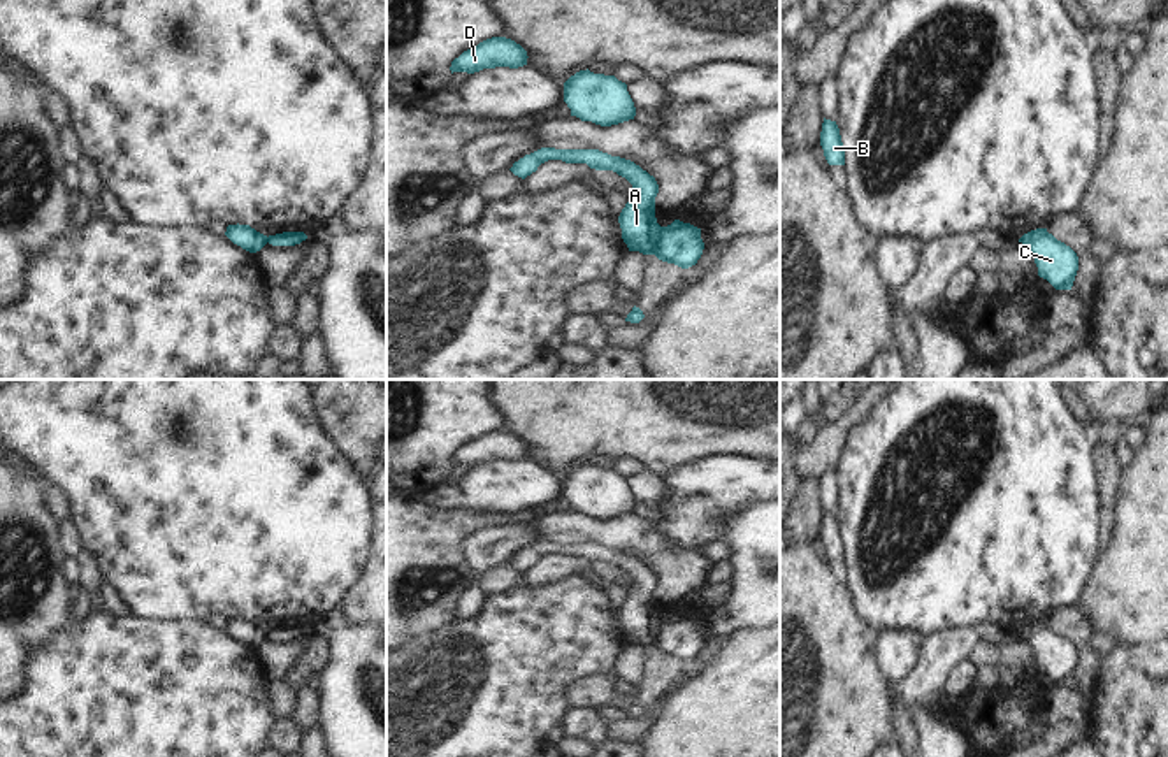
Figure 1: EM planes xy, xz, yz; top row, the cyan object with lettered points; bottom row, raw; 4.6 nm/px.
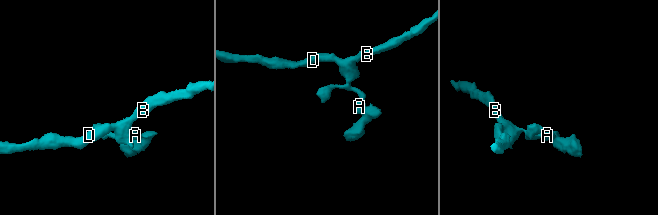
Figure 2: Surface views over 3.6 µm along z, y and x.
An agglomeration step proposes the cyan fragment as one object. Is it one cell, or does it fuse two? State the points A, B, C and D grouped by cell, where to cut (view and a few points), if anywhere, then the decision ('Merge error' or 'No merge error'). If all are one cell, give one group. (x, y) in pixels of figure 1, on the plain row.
Groups: A B D / C. Split along xz (663, 620), (657, 638), (650, 647). Merge error

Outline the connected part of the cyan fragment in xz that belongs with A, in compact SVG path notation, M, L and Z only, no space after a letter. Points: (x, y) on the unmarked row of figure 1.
M541 541L530 548L525 548L509 562L515 569L525 573L537 560L548 553L562 553L566 557L587 557L595 564L613 564L625 571L634 581L634 594L627 595L618 609L622 622L622 632L629 645L639 645L652 648L659 636L660 618L655 611L655 590L659 578L653 569L643 564L631 553L611 550L599 543L555 543Z

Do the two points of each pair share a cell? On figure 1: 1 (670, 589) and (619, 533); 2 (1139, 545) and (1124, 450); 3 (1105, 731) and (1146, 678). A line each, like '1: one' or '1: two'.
1: one
2: two
3: one

